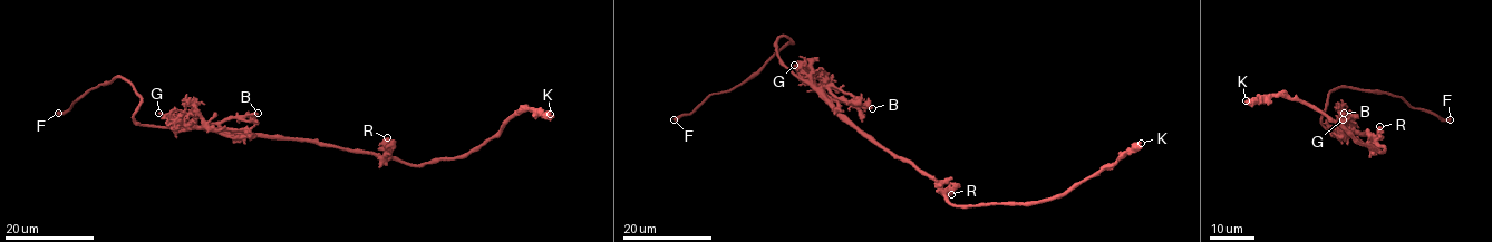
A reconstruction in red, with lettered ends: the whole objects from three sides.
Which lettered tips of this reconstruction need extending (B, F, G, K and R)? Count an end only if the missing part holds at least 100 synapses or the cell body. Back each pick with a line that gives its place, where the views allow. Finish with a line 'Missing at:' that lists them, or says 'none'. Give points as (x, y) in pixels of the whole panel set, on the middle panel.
F: at (674, 119)
Missing at: F

